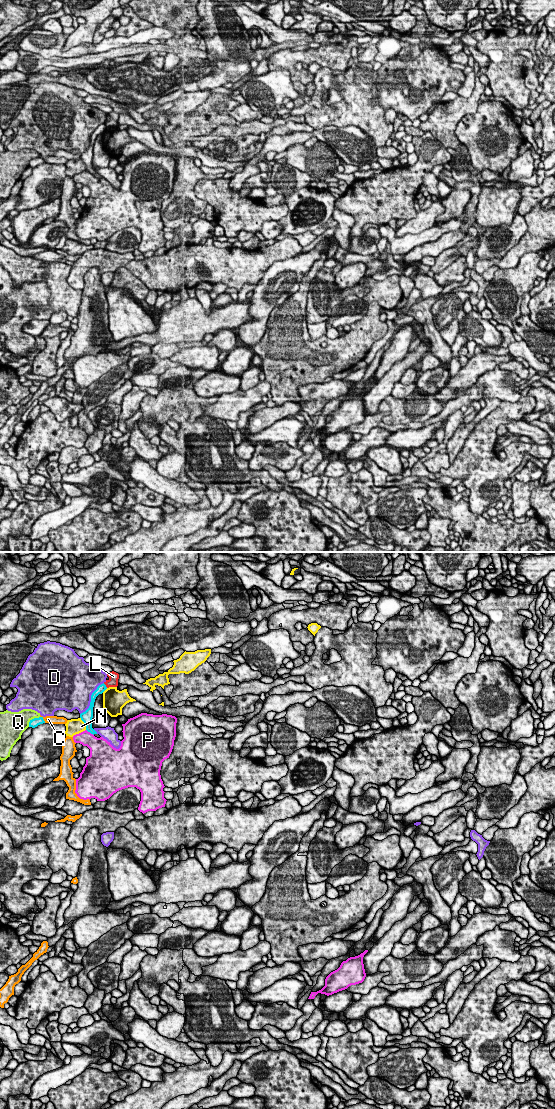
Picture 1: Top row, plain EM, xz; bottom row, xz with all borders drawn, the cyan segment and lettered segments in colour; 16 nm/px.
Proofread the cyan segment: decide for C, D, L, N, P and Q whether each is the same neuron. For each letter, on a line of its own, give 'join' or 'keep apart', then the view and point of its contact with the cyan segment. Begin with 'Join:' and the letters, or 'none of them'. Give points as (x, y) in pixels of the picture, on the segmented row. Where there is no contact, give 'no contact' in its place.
Join: none of them
C: keep apart; meets cyan in xz at (43, 719)
D: keep apart; meets cyan in xz at (91, 698)
L: keep apart; meets cyan in xz at (105, 685)
N: keep apart; meets cyan in xz at (84, 722)
P: keep apart; meets cyan in xz at (90, 732)
Q: keep apart; meets cyan in xz at (32, 719)

